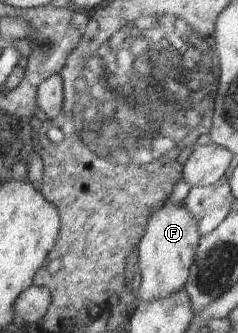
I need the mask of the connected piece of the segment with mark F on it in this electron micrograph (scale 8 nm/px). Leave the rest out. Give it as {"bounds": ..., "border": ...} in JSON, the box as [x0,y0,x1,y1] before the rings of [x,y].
{"bounds":[134,199,201,303],"border":[[[169,199],[163,201],[163,205],[157,207],[145,223],[145,233],[138,245],[138,278],[134,289],[141,302],[149,303],[153,299],[163,299],[167,295],[179,293],[189,279],[201,235],[185,203],[173,203]]]}

